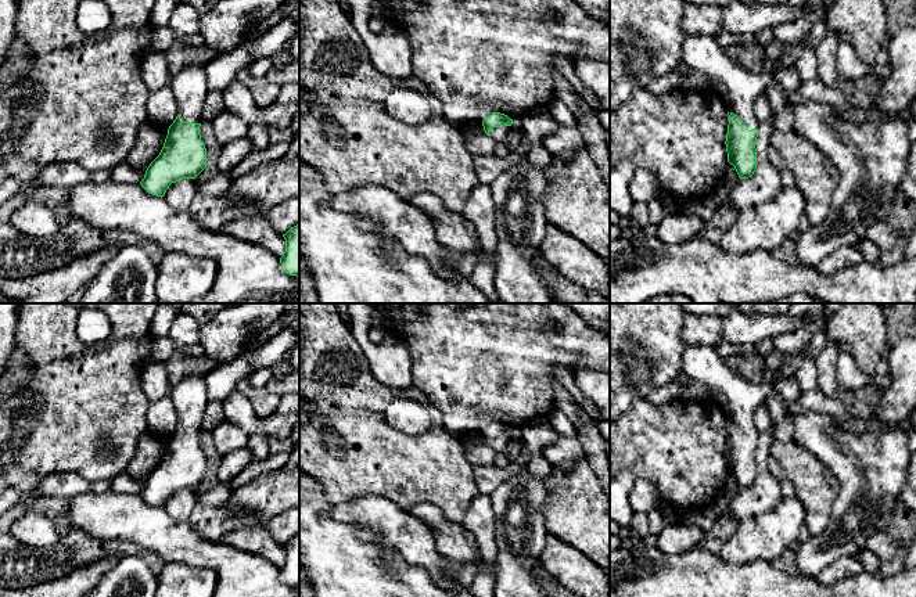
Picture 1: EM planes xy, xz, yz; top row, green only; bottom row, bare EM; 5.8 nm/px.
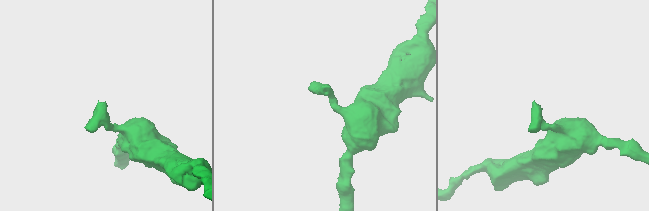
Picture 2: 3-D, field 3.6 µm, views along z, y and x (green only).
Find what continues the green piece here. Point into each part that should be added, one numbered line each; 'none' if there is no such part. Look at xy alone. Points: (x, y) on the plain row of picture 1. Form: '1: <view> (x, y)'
1: xy (189, 396)

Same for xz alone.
1: xz (498, 443)

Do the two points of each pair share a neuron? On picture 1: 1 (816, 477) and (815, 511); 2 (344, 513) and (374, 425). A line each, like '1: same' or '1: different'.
1: same
2: different

